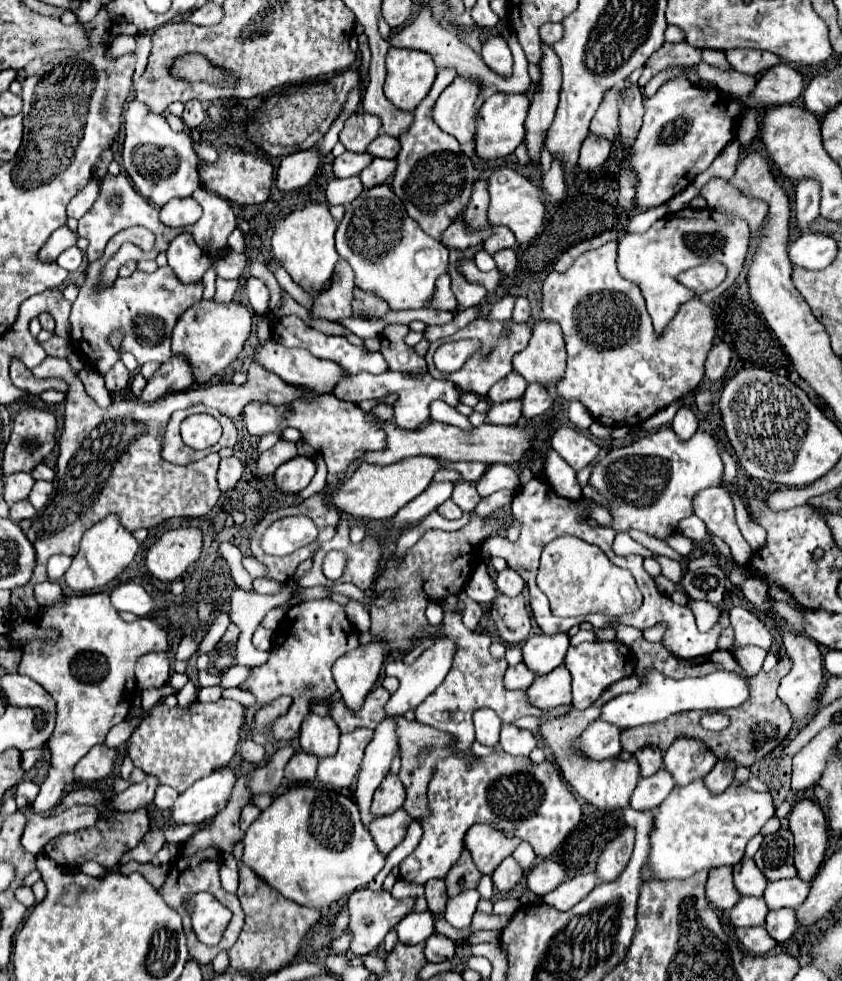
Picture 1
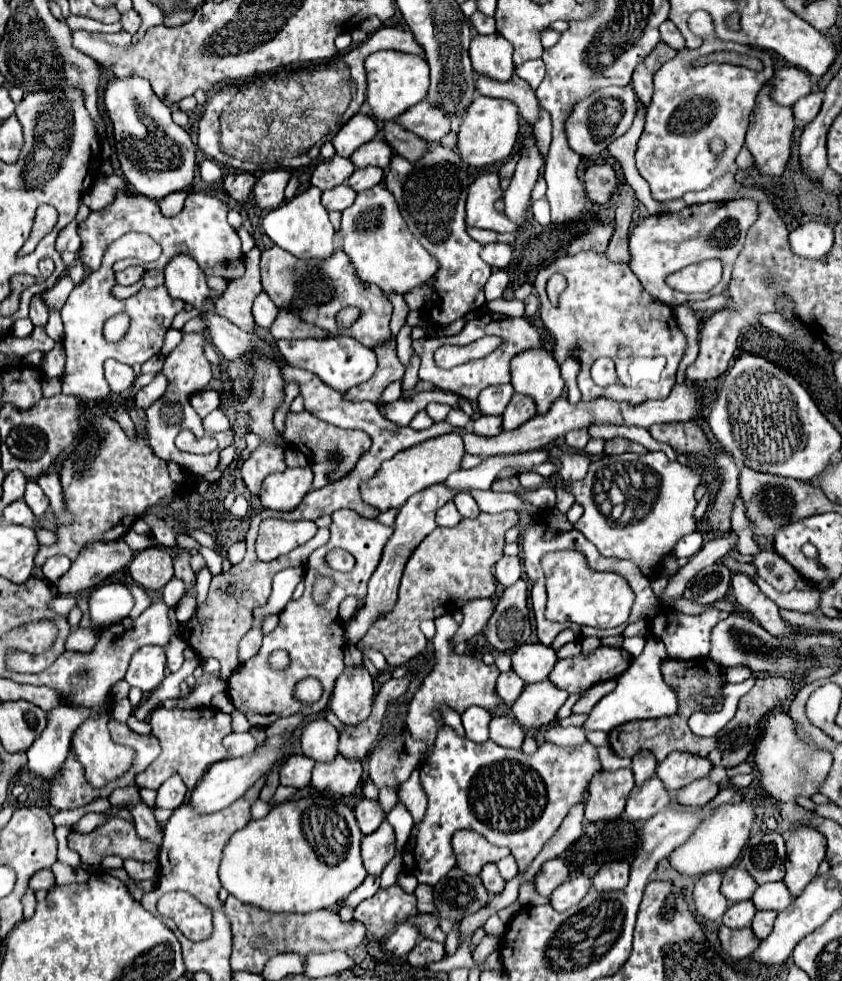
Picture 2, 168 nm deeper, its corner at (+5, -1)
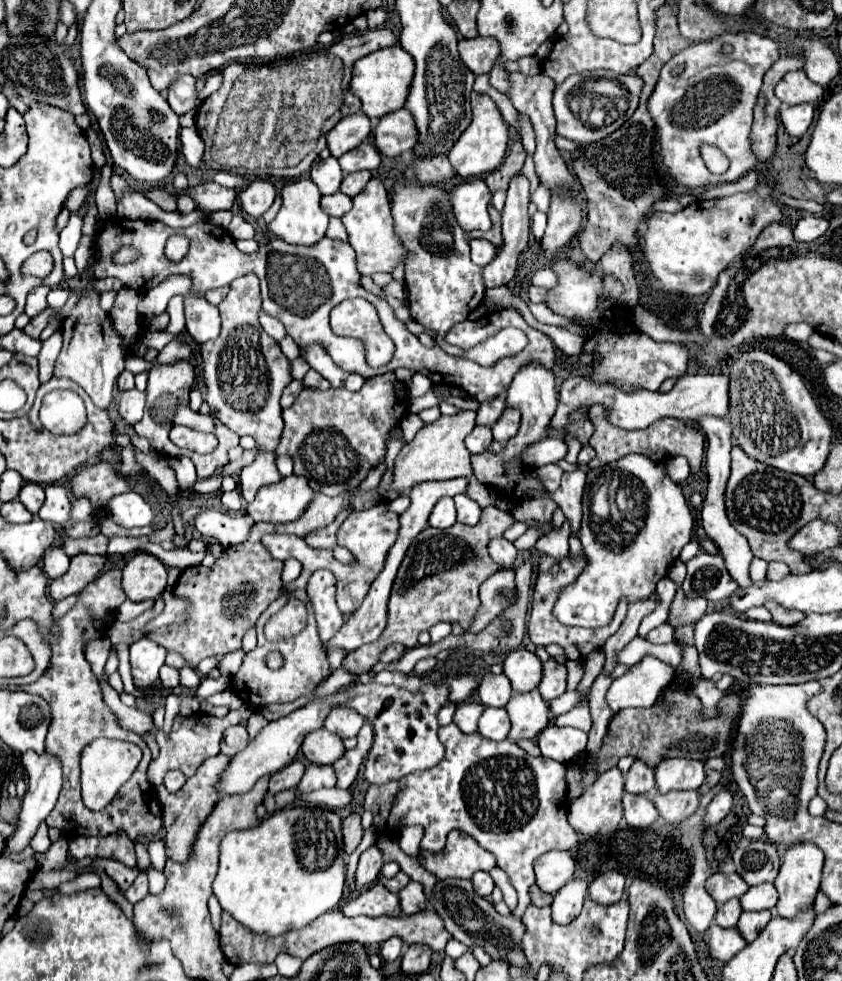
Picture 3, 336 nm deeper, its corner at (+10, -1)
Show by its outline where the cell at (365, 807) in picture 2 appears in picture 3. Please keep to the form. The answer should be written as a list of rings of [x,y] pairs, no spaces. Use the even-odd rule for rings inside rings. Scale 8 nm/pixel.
[[[352,812],[342,820],[342,834],[344,834],[344,844],[346,844],[346,854],[354,852],[362,840],[362,834],[364,834],[362,820],[360,820],[358,812]]]

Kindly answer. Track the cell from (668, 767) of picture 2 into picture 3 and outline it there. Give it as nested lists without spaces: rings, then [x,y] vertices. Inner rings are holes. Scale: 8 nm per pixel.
[[[666,758],[656,766],[658,790],[698,790],[704,782],[704,762],[690,758]]]

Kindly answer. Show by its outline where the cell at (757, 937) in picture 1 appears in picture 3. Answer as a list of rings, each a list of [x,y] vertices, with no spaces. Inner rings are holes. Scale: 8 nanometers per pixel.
[[[712,924],[704,932],[704,942],[708,944],[712,958],[722,960],[722,962],[728,962],[730,958],[734,958],[746,946],[738,928],[726,930],[726,928],[720,928],[718,924]]]

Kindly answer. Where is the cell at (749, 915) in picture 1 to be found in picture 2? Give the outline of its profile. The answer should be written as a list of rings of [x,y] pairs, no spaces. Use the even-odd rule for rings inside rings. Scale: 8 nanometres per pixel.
[[[743,900],[743,902],[737,902],[737,904],[731,904],[727,908],[727,912],[723,914],[723,924],[729,926],[729,928],[745,928],[745,926],[751,926],[751,918],[755,916],[755,906],[751,900]]]

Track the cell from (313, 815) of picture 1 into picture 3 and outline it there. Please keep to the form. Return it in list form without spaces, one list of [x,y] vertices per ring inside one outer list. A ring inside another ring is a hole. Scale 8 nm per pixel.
[[[294,806],[282,808],[250,830],[234,830],[220,842],[220,866],[214,880],[214,894],[220,906],[254,932],[278,936],[310,924],[324,912],[338,908],[346,878],[346,852],[342,846],[342,818],[324,808]]]

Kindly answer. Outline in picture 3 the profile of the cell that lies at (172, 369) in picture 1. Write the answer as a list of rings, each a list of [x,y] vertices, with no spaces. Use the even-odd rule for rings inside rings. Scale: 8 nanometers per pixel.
[[[128,390],[120,394],[120,414],[128,424],[136,424],[142,414],[144,414],[144,402],[146,402],[146,392],[140,390]]]

